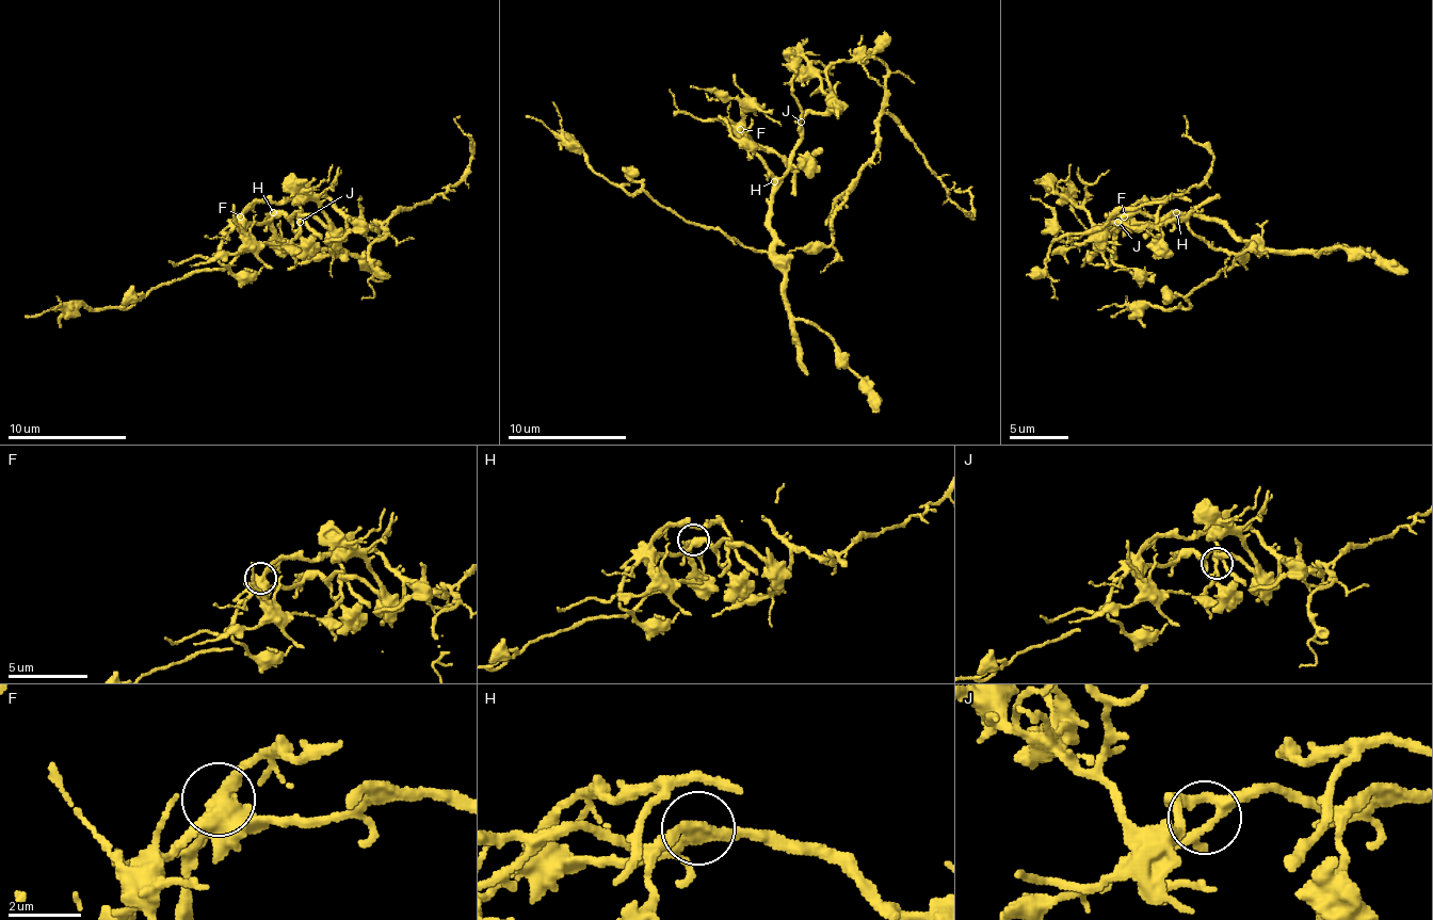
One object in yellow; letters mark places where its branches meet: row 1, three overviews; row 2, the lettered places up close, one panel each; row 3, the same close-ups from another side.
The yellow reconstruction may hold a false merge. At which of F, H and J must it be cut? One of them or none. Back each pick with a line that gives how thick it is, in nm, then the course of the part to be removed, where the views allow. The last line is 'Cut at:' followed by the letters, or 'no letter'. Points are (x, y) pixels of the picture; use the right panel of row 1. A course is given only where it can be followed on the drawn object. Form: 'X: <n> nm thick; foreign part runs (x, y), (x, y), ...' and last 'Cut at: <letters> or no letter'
Cut at: no letter

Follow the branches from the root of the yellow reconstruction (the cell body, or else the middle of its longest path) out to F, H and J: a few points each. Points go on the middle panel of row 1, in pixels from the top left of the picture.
F: (794, 146), (789, 170), (779, 178), (747, 143), (741, 128)
H: (794, 146), (789, 170), (774, 181)
J: (794, 146), (801, 136), (801, 122)

